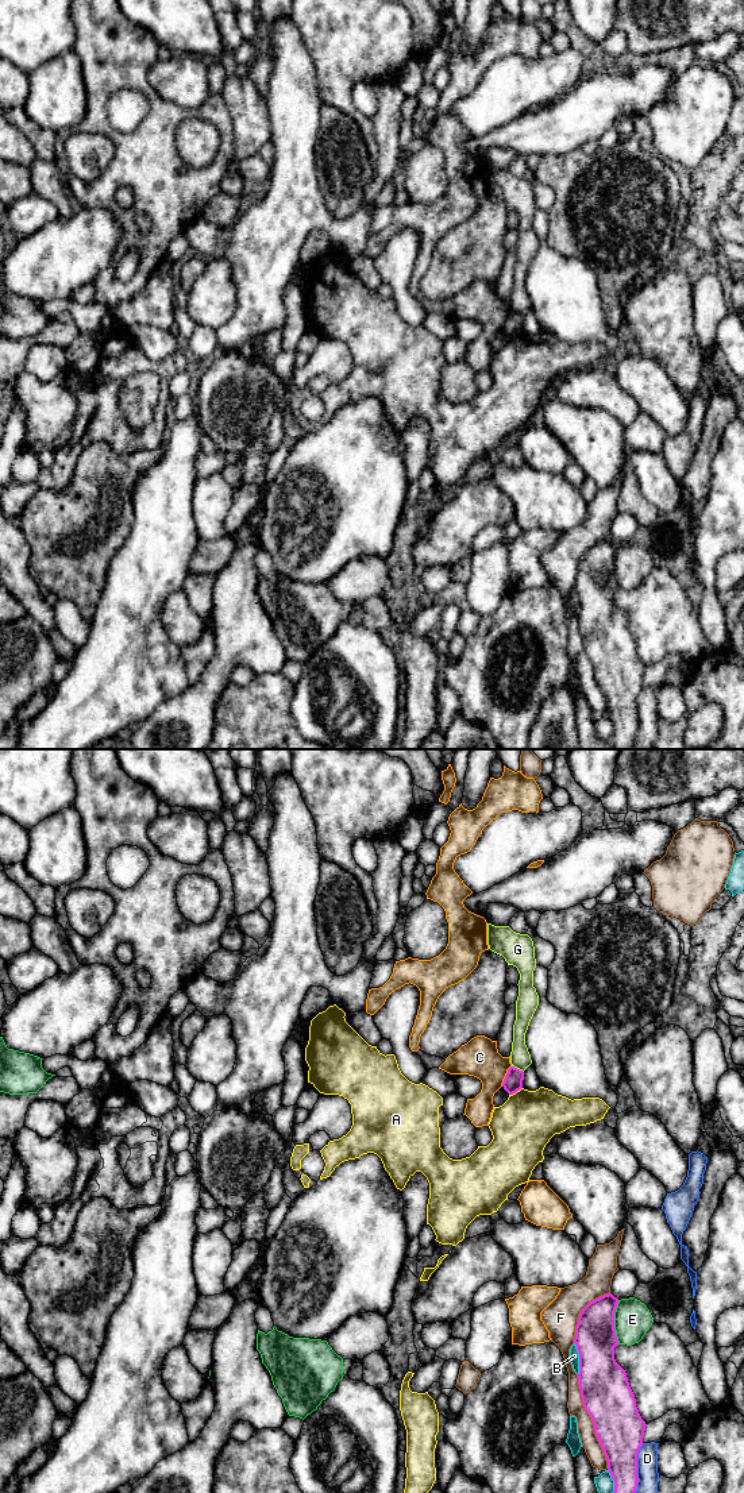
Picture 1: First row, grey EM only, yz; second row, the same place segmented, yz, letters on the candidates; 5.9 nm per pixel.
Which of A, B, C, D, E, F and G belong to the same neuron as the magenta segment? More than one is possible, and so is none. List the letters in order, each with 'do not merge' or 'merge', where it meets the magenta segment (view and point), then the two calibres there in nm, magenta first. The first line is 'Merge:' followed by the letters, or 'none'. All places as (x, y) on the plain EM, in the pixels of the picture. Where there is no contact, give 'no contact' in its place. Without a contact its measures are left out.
Merge: none
A: do not merge; contact yz (515, 336); calibres 110 and 360 nm
B: do not merge; contact yz (579, 602); calibres 300 and 60 nm
C: do not merge; contact yz (505, 320); calibres 110 and 240 nm
D: do not merge; contact yz (636, 718); calibres 260 and 130 nm
E: do not merge; contact yz (613, 566); calibres 240 and 220 nm
F: do not merge; contact yz (592, 664); calibres 300 and 100 nm
G: do not merge; contact yz (516, 312); calibres 110 and 120 nm

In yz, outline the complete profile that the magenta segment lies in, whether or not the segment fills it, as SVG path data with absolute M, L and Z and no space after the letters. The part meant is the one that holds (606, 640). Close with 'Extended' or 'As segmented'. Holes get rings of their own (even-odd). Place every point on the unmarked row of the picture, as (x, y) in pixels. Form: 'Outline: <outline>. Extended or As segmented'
Outline: M612 537L590 545L579 558L574 587L579 597L582 647L614 725L613 746L635 749L637 698L647 668L636 651L627 617L614 603L617 548L618 543Z. As segmented

